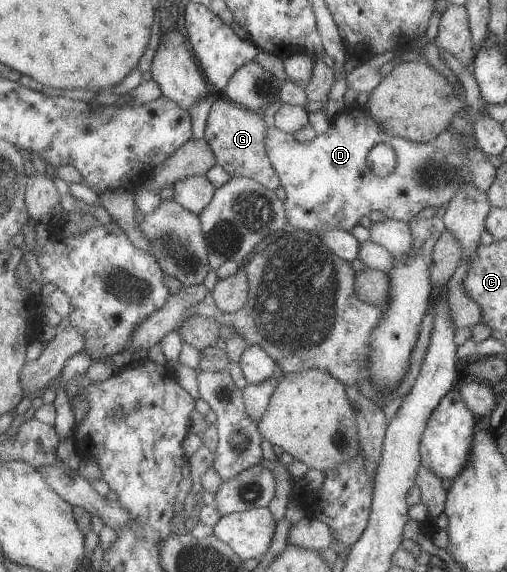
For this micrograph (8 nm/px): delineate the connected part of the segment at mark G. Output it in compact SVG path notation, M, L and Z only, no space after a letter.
M215 99L207 113L203 138L214 154L215 163L230 177L244 176L253 179L274 192L280 182L264 149L264 134L268 123L270 121L261 112L238 107L226 99Z

